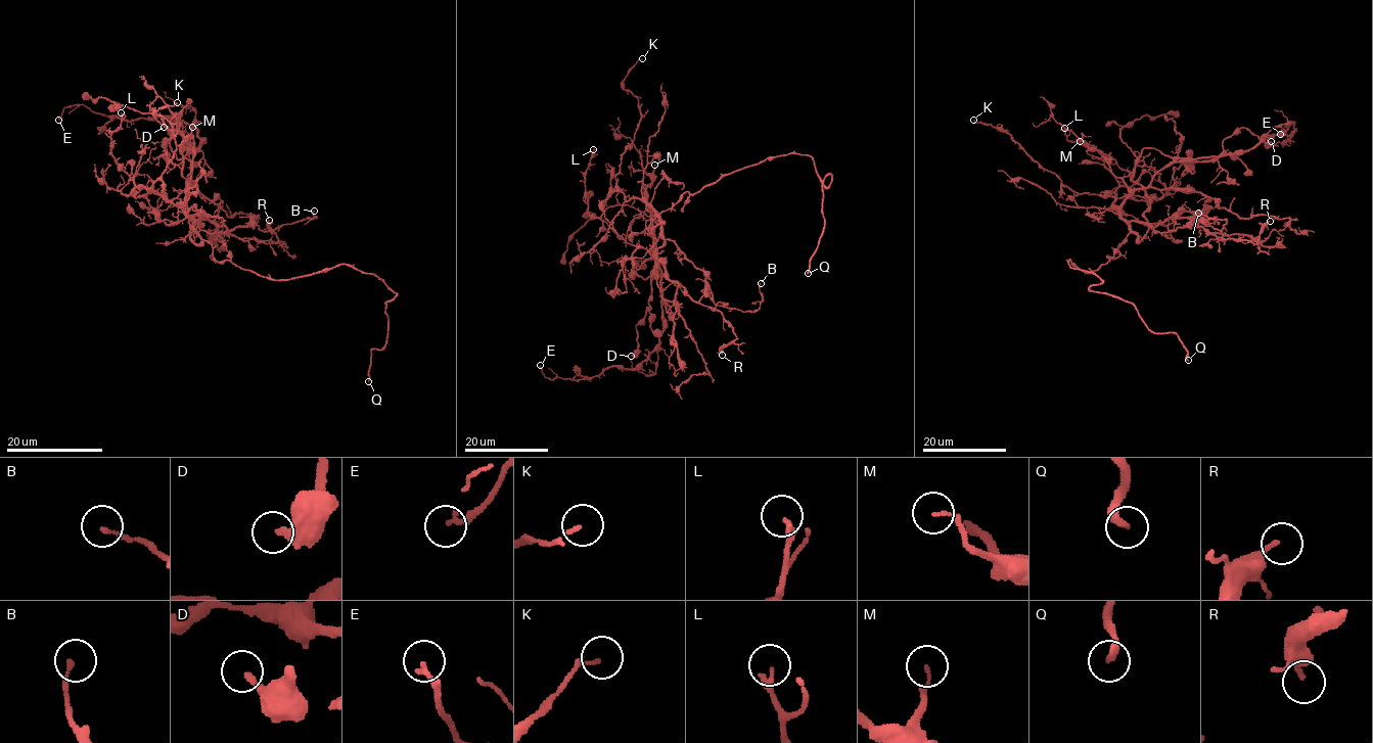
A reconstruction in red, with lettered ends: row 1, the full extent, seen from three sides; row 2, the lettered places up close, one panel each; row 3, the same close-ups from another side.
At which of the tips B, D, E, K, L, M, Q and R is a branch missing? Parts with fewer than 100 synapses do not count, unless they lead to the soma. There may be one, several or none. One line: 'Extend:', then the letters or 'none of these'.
Extend: Q

